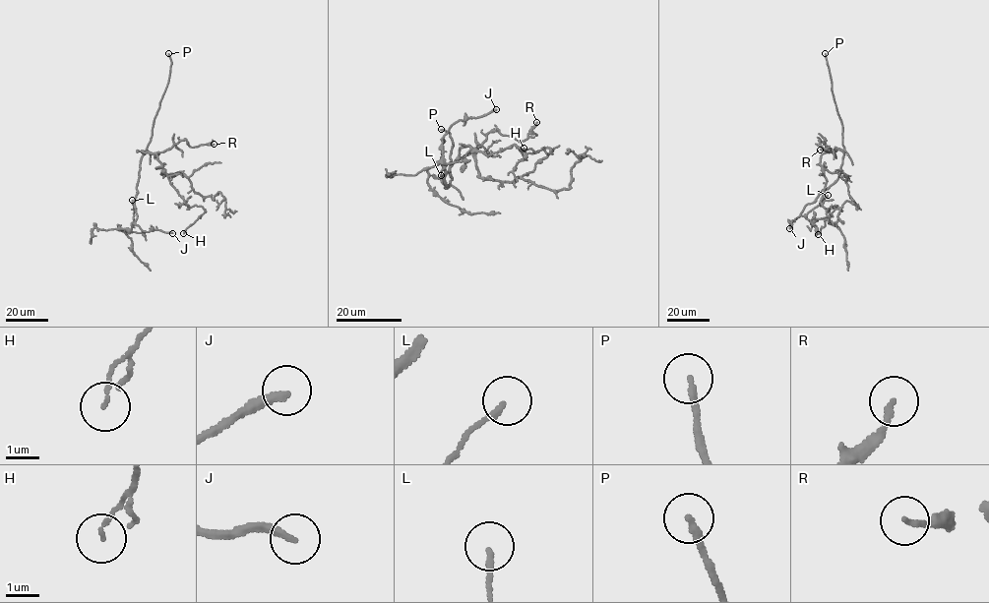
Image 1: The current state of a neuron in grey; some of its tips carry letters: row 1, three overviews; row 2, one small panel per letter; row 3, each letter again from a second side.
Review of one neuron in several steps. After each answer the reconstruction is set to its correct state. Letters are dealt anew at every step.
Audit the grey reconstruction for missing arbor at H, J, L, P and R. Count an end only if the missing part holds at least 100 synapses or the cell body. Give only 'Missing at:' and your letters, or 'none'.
Missing at: J, P

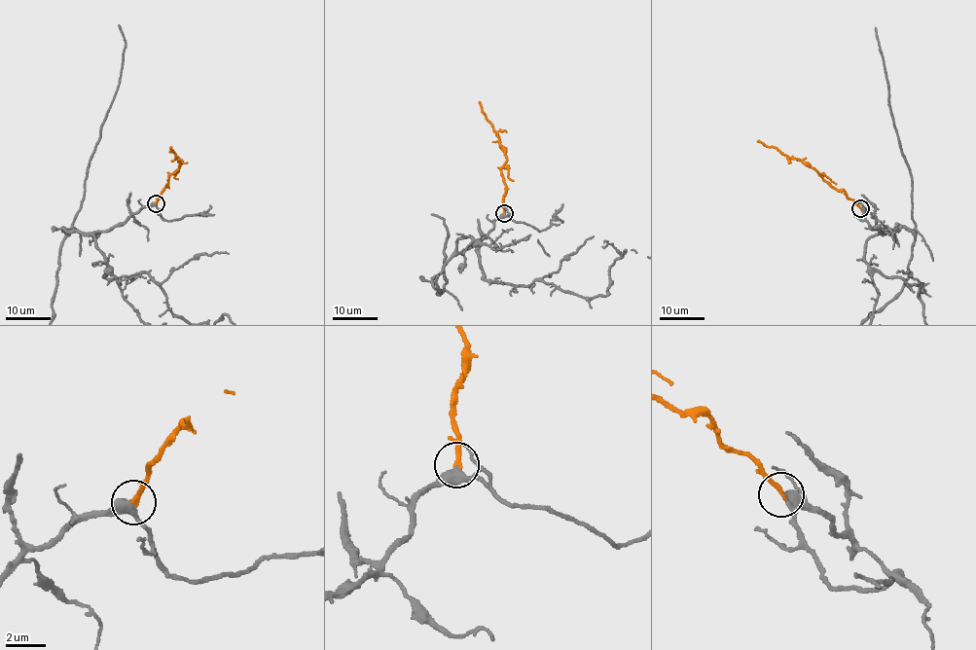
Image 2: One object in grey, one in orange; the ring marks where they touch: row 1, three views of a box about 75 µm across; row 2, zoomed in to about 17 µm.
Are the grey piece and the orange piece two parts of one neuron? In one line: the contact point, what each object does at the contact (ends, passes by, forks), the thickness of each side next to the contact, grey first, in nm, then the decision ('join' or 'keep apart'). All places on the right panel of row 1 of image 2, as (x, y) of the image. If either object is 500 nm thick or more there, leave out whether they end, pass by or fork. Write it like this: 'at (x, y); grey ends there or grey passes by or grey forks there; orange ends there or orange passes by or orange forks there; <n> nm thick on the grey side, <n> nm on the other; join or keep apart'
at (860, 208); grey passes by; orange ends there; 340 nm thick on the grey side, 240 nm on the other; join

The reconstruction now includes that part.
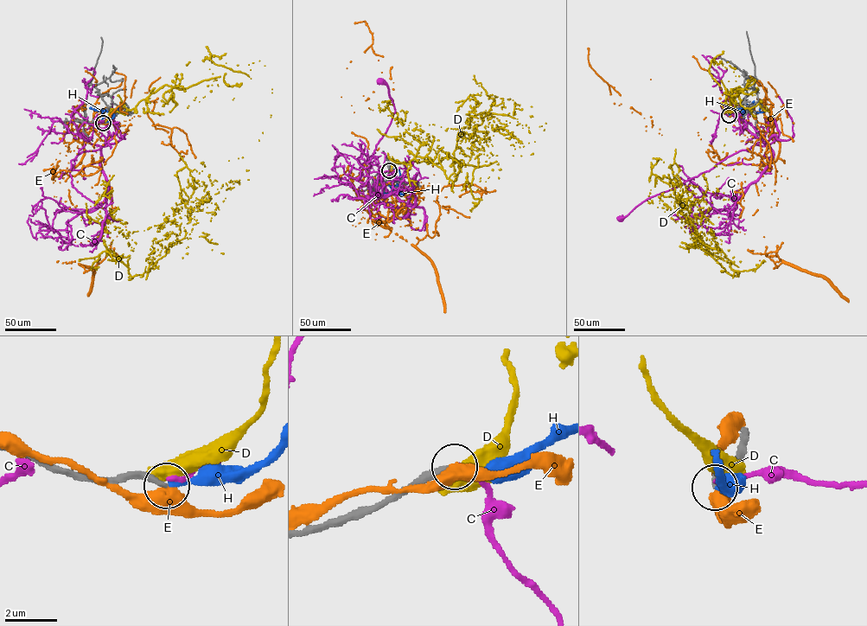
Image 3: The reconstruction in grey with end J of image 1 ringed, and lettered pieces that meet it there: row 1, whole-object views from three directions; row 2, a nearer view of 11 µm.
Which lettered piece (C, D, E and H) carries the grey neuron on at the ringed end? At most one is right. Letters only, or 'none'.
H

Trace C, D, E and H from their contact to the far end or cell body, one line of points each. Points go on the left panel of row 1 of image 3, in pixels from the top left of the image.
C: (103, 123), (92, 126), (105, 139), (103, 202), (59, 210), (35, 238), (28, 218)
D: (103, 123), (216, 79), (211, 54), (259, 60), (272, 92), (248, 169), (149, 271), (101, 239), (109, 192)
E: (103, 123), (63, 138), (93, 159), (74, 175), (112, 114), (117, 256), (81, 265), (88, 296)
H: (103, 123), (112, 118), (114, 114), (109, 112), (108, 115), (113, 115), (120, 108), (119, 112)

